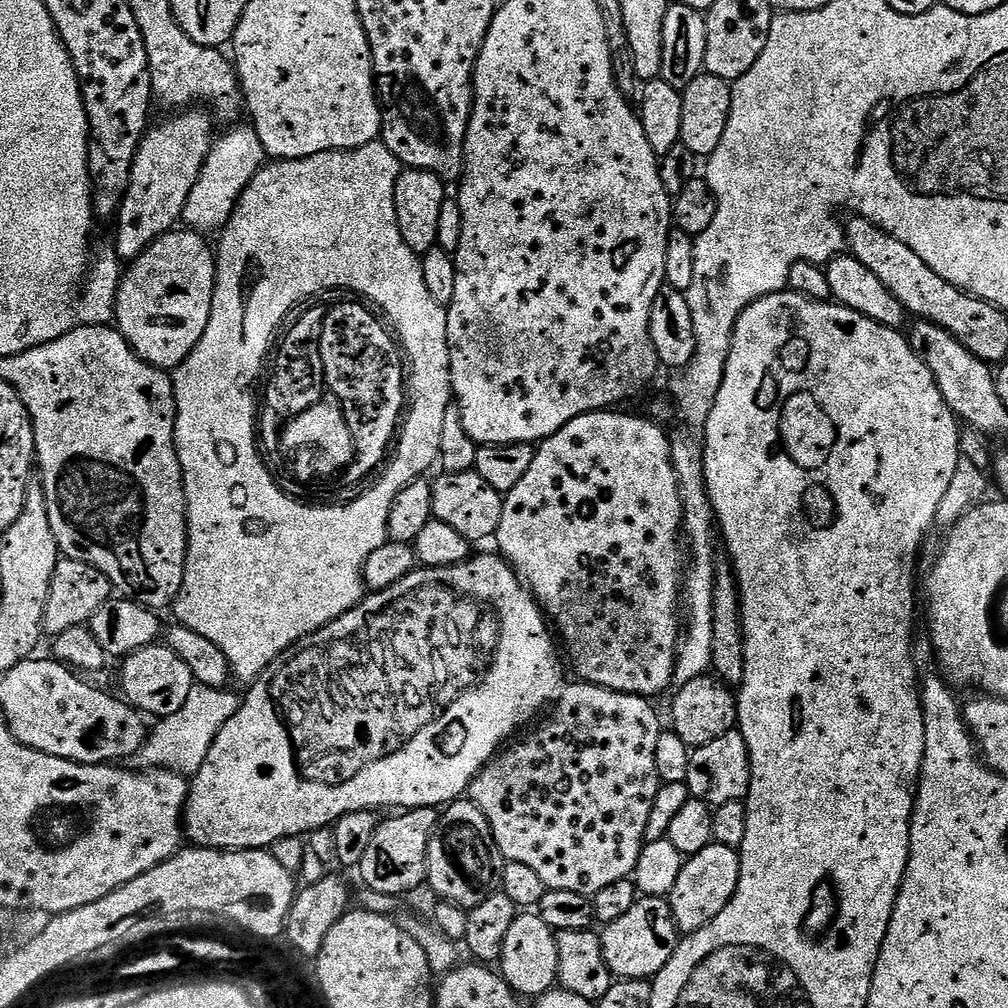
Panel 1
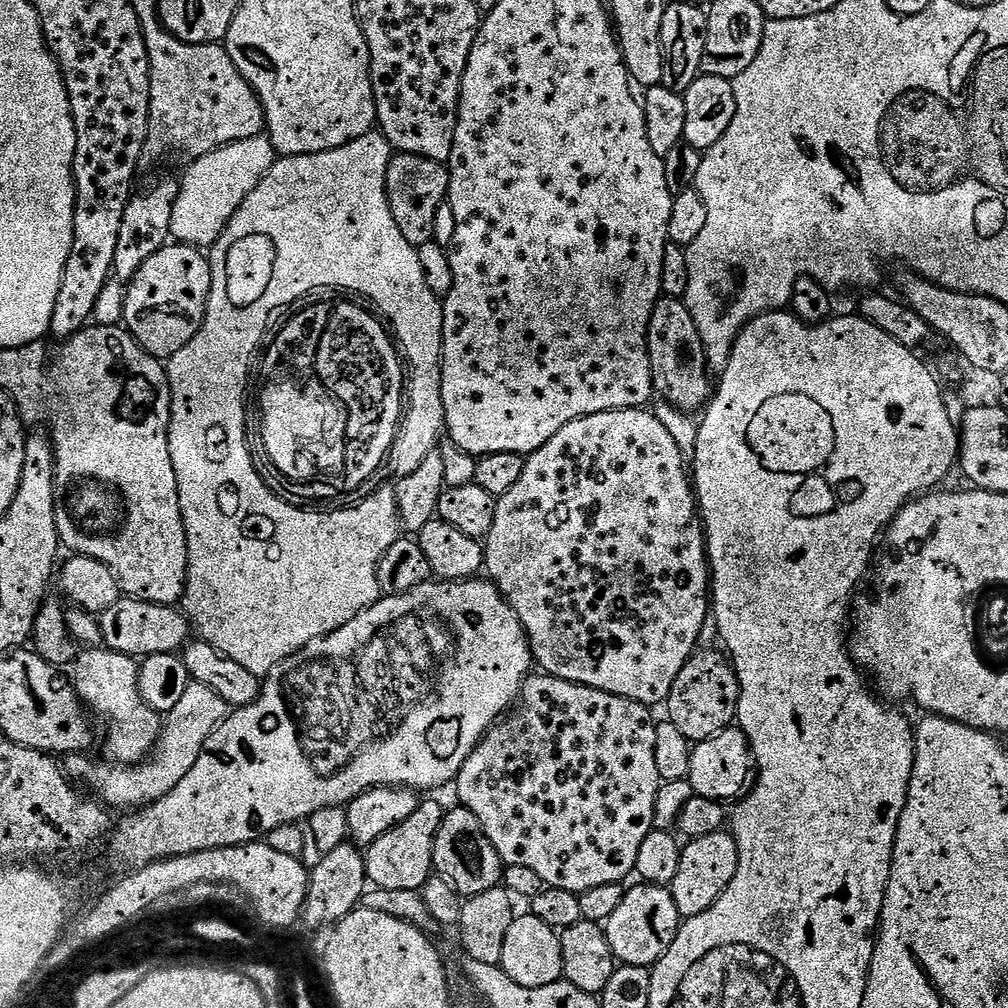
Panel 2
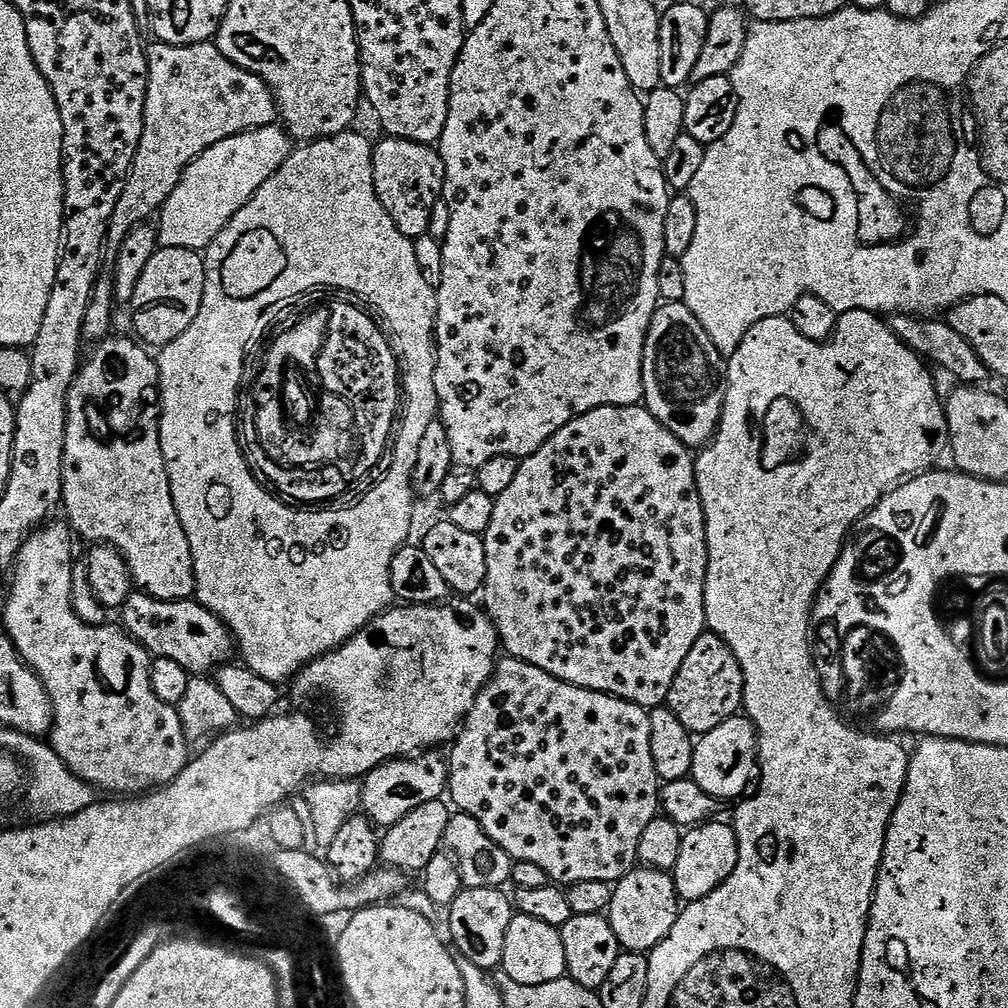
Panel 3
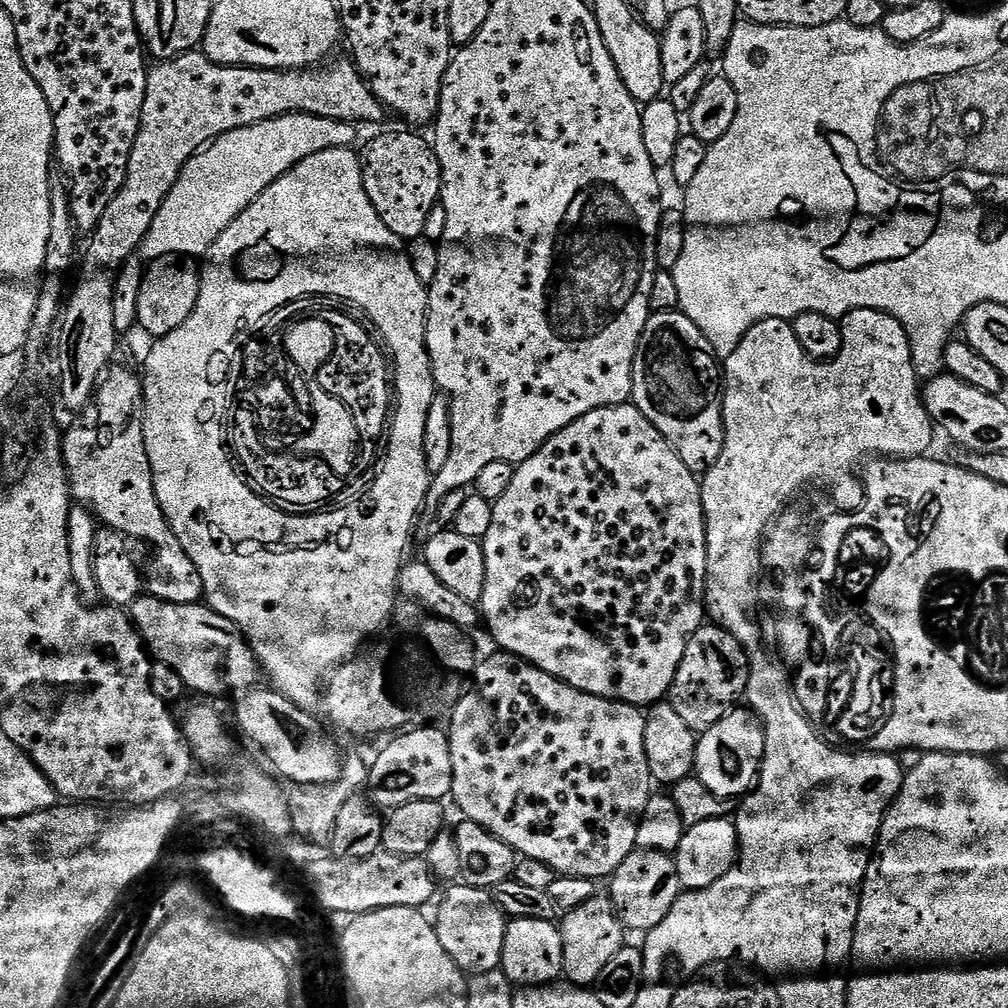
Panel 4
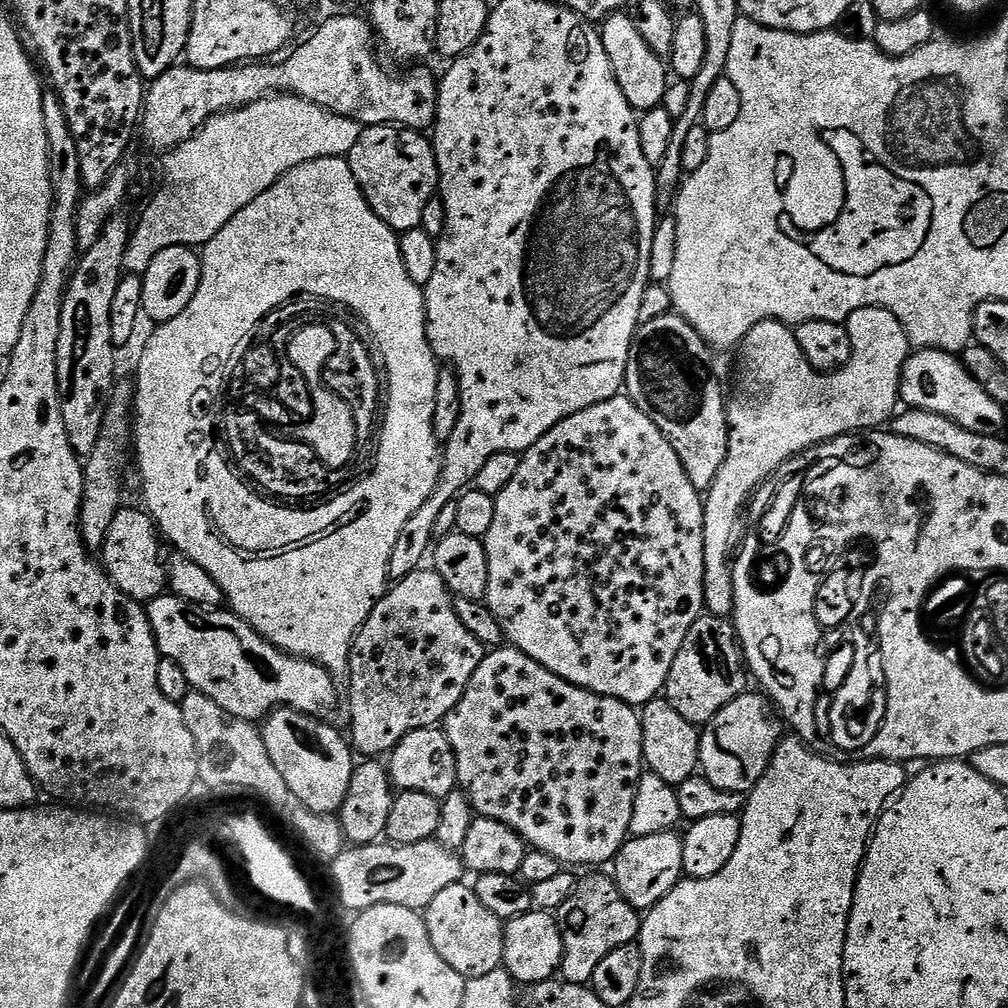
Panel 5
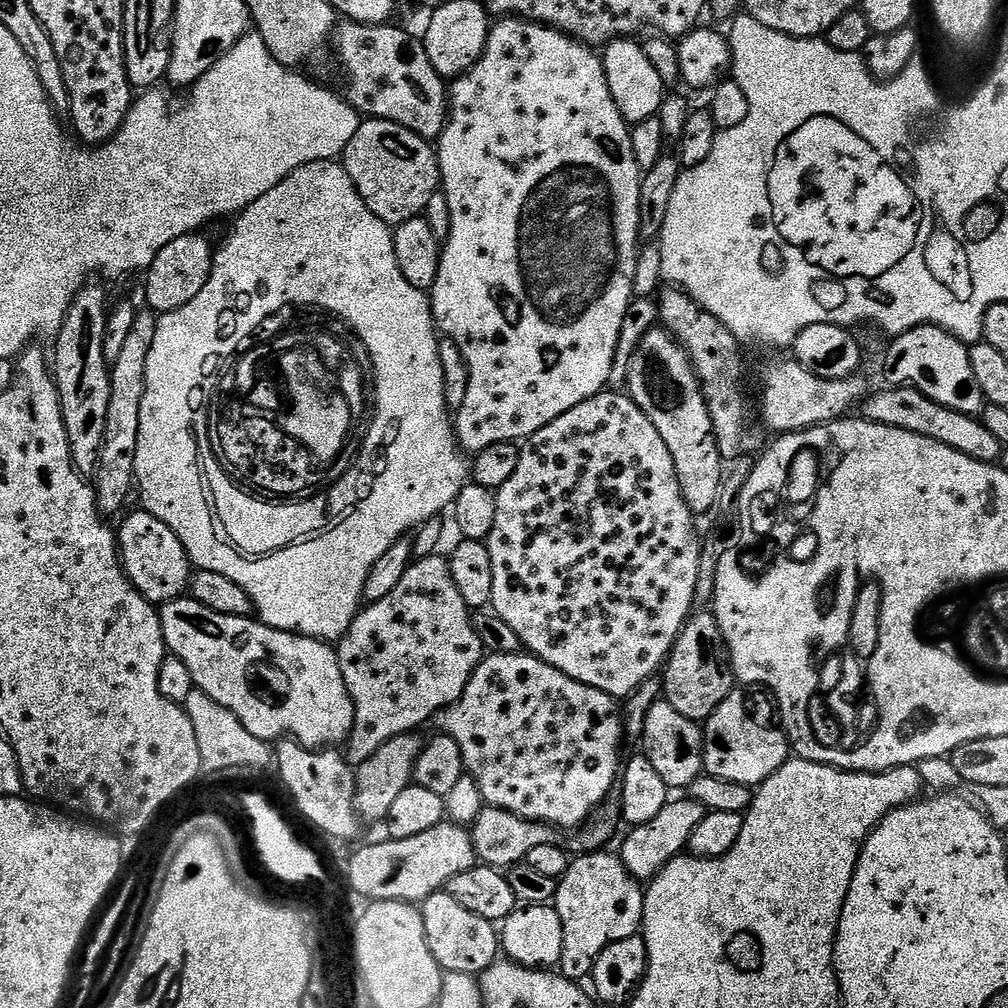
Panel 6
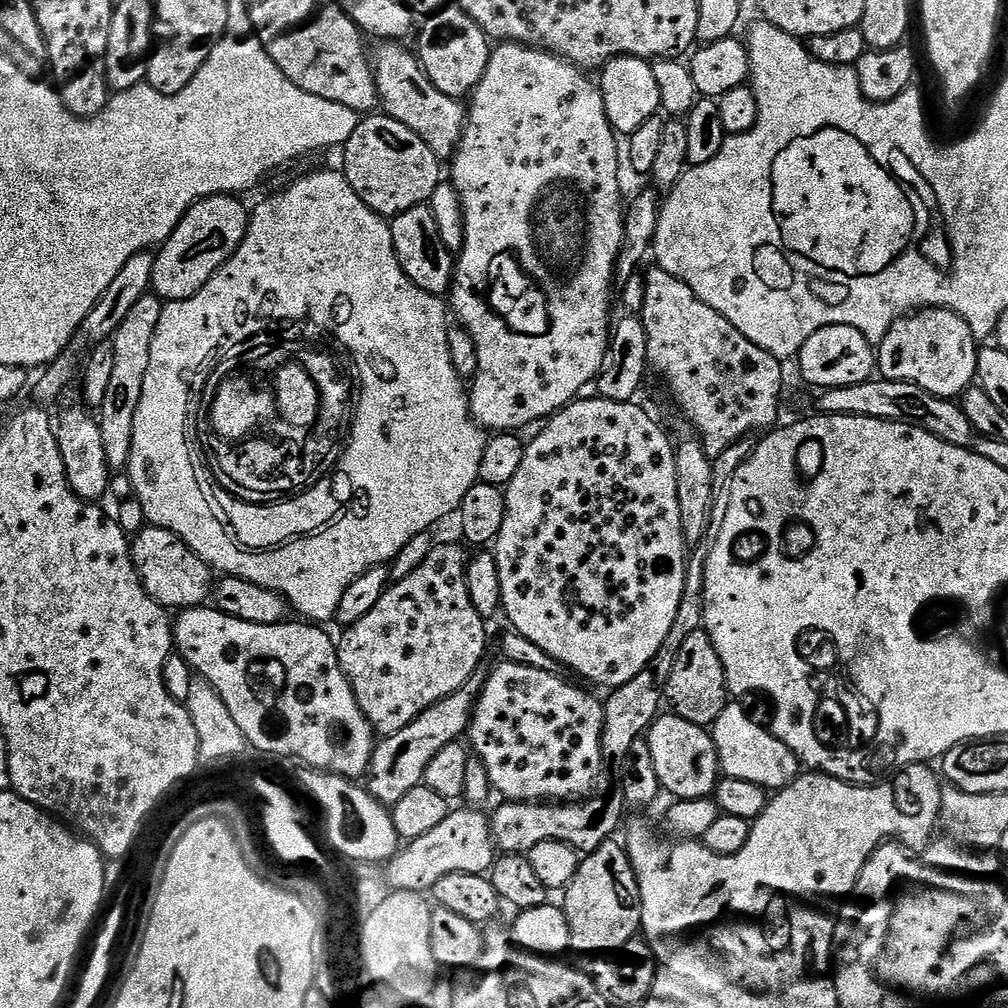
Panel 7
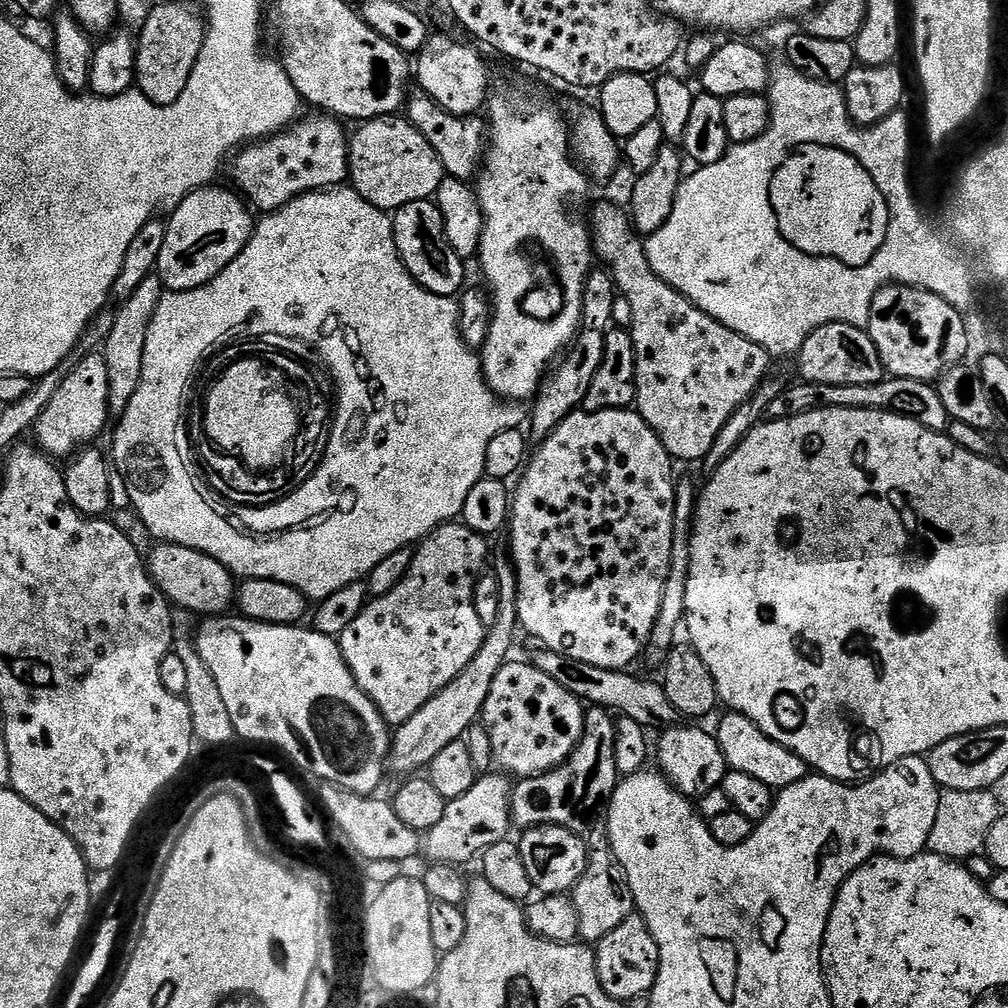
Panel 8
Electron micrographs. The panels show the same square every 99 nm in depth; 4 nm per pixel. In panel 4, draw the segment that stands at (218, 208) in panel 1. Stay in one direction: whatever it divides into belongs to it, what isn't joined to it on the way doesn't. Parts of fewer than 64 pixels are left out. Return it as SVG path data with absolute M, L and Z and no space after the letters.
M288 112L285 116L275 116L273 120L263 120L254 126L235 128L224 132L203 150L190 158L180 171L174 190L162 202L158 214L154 218L154 226L146 234L142 245L142 256L151 262L163 256L203 257L214 246L214 242L282 174L290 171L299 160L310 158L310 154L318 154L330 148L352 148L355 145L357 125L350 120L331 120L315 116L309 112Z

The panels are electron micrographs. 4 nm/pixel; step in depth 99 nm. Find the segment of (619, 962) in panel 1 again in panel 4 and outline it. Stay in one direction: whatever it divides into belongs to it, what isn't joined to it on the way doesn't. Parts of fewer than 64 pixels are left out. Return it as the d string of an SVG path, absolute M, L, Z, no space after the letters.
M637 848L630 853L626 862L612 873L610 883L610 899L620 913L625 929L632 931L633 928L639 934L647 934L651 928L658 926L658 922L670 914L670 906L674 906L682 891L675 855L654 849Z

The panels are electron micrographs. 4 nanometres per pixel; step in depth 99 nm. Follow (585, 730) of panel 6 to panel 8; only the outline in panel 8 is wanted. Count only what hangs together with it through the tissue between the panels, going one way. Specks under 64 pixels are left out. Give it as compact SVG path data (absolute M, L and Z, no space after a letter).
M530 662L504 664L502 670L498 670L498 678L494 678L494 686L490 686L490 698L486 698L482 713L484 729L490 736L493 761L497 765L501 764L505 773L516 778L541 776L561 767L582 738L585 711L585 705L578 697L560 686L549 674L536 669Z

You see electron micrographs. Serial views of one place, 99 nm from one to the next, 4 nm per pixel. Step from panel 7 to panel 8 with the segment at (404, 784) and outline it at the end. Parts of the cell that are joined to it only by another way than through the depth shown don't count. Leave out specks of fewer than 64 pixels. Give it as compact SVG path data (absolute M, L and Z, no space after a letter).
M507 555L500 556L496 560L494 575L498 578L498 618L494 618L492 624L487 625L484 641L474 654L474 658L450 682L450 686L442 686L414 718L410 718L406 723L399 725L391 733L390 747L388 750L387 767L396 772L408 772L404 774L416 774L419 770L427 769L428 765L445 746L450 746L450 742L463 740L466 730L471 724L477 723L481 719L486 698L490 698L490 686L494 686L494 678L498 678L498 670L509 663L512 652L512 643L516 640L516 632L520 628L518 618L518 578L516 577L516 565L512 563Z

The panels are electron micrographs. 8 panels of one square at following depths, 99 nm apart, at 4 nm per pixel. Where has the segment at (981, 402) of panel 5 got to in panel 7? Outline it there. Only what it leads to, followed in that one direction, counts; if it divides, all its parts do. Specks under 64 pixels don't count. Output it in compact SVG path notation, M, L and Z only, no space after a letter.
M922 308L896 320L894 326L886 334L886 338L878 345L878 372L885 380L901 380L907 384L922 386L922 390L930 390L930 394L941 396L947 400L963 397L967 388L973 387L976 378L976 353L978 342L970 330L970 326L961 316L948 308Z

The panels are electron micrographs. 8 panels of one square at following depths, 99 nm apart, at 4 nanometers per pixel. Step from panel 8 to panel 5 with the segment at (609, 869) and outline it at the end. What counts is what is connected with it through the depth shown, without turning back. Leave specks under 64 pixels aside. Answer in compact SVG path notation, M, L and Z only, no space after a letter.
M611 875L588 876L585 880L583 877L577 883L574 894L570 894L570 898L566 898L566 902L562 902L562 906L556 909L554 915L560 926L562 946L564 947L564 957L560 963L559 975L568 984L582 985L587 985L591 981L594 970L598 970L598 962L602 962L602 958L606 958L606 954L614 954L614 950L633 943L639 937L642 919L638 909L630 906L630 902L622 896Z

